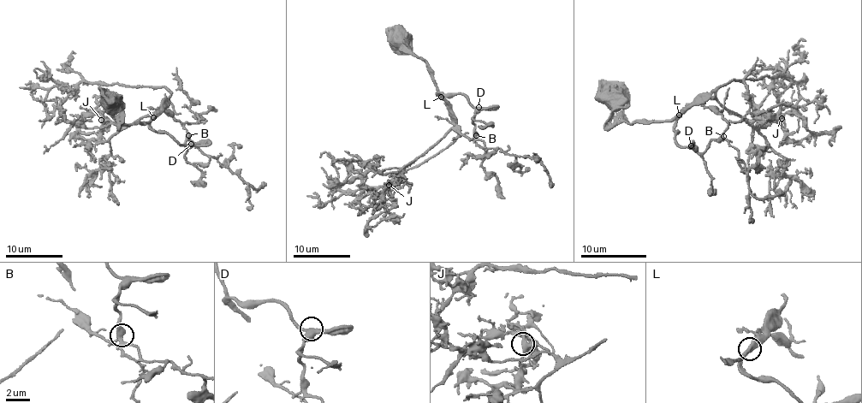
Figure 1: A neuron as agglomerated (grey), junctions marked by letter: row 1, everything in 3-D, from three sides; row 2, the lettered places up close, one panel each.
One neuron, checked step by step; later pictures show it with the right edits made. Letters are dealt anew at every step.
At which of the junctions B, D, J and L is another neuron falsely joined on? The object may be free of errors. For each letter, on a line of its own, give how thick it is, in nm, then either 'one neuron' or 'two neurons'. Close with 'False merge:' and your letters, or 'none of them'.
B: calibre 360 nm; one neuron
D: calibre 360 nm; one neuron
J: calibre 300 nm; one neuron
L: calibre 340 nm; one neuron
False merge: none of them

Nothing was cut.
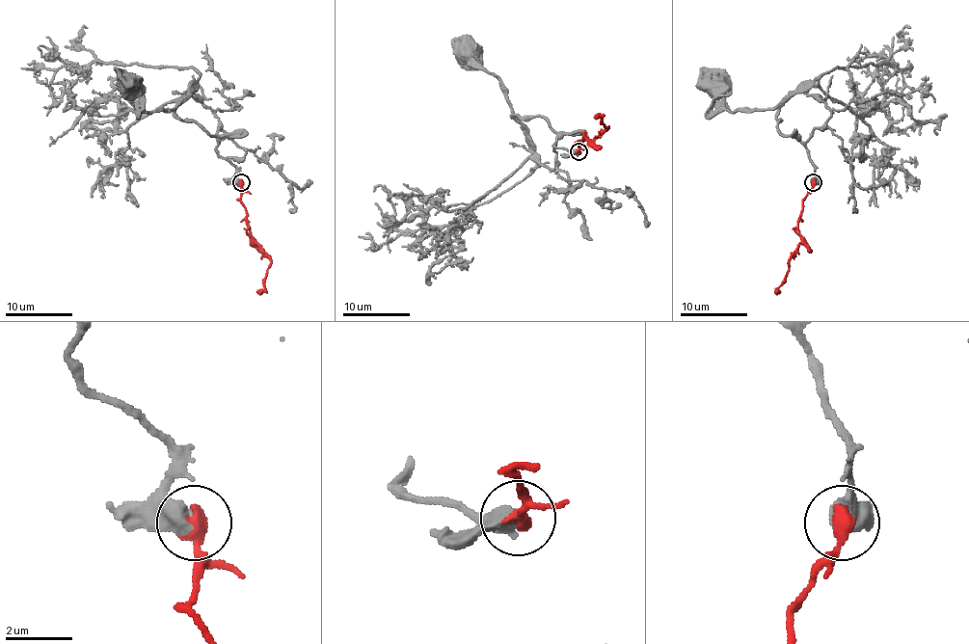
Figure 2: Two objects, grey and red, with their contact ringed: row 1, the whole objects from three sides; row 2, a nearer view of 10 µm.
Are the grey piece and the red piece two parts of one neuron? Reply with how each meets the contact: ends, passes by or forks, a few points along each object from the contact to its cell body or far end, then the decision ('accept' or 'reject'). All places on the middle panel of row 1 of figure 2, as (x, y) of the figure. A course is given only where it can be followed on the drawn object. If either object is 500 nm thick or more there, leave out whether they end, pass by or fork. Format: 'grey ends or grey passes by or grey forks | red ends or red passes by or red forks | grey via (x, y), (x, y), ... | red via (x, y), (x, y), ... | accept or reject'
grey via (578, 152), (557, 148), (555, 132), (543, 117), (510, 115), (512, 107), (504, 85), (467, 55) | red via (578, 152), (578, 144), (584, 137), (589, 140), (598, 137), (607, 127), (601, 117), (594, 119) | accept

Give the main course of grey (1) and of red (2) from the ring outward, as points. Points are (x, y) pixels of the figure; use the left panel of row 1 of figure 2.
1: (240, 183), (220, 156), (218, 136), (181, 120), (174, 109), (145, 111), (129, 86)
2: (240, 183), (249, 235), (270, 260), (263, 288), (256, 292)

